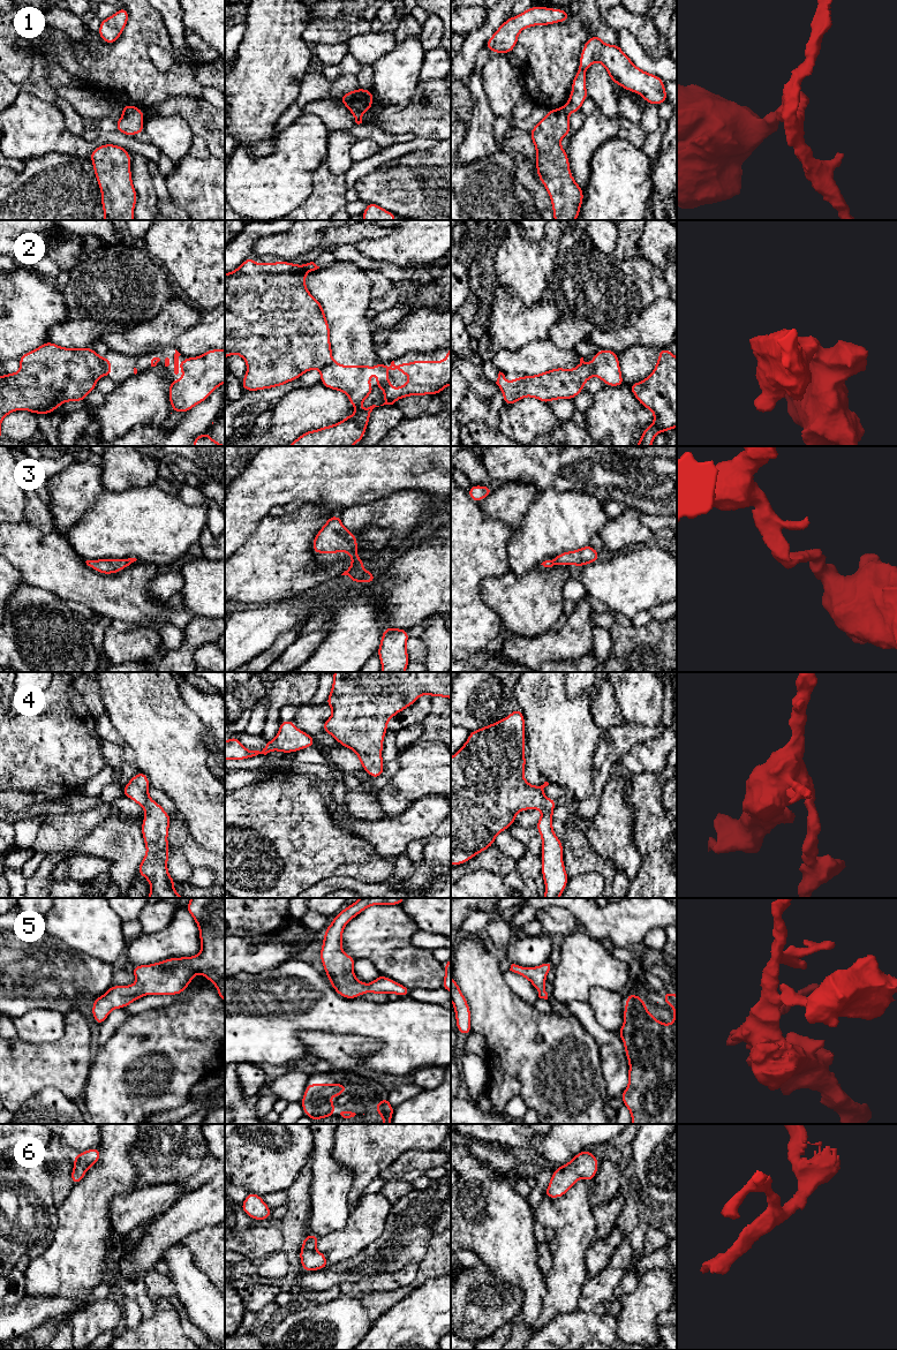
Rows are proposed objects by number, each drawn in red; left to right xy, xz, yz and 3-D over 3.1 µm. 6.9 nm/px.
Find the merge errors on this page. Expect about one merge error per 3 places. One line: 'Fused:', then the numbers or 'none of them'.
Fused: 1, 2

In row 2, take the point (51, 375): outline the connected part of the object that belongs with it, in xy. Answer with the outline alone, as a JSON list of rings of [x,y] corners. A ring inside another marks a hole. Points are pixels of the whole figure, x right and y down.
[[[45,342],[38,348],[23,354],[20,359],[20,370],[16,374],[0,376],[0,424],[15,410],[29,410],[33,414],[50,414],[67,401],[84,401],[89,392],[96,390],[97,380],[105,376],[103,357],[92,347],[65,348],[53,342]]]

